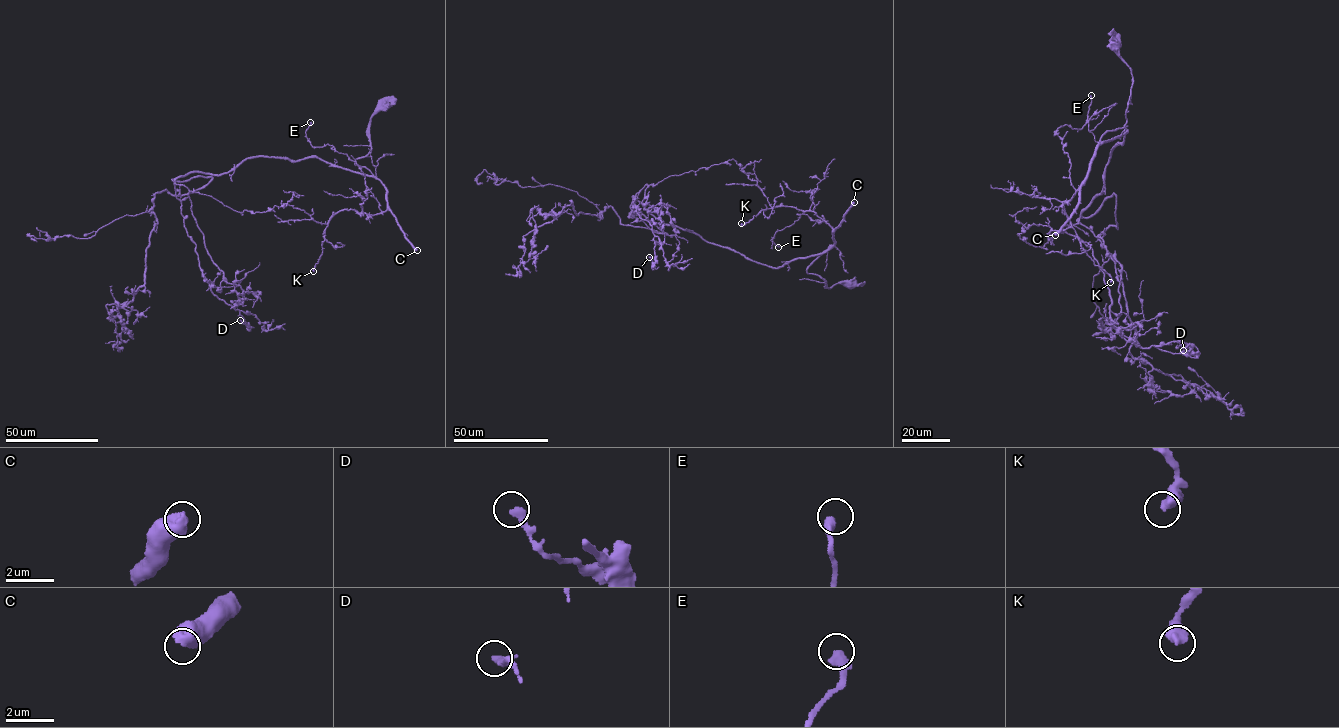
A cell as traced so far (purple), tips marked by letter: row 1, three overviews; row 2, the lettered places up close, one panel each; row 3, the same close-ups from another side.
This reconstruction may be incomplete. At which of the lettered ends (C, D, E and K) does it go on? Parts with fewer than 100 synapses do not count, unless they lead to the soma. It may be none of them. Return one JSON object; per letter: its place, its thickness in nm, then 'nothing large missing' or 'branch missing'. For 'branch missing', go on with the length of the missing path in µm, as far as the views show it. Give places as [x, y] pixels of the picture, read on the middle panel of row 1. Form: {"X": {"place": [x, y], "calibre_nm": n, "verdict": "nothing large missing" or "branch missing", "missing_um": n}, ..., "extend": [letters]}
{"C": {"place": [854, 202], "calibre_nm": 650, "verdict": "branch missing", "missing_um": 300}, "D": {"place": [649, 257], "calibre_nm": 320, "verdict": "nothing large missing"}, "E": {"place": [778, 247], "calibre_nm": 420, "verdict": "nothing large missing"}, "K": {"place": [741, 223], "calibre_nm": 550, "verdict": "nothing large missing"}, "extend": ["C"]}

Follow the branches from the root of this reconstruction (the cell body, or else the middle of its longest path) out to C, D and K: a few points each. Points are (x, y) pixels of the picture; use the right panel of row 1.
C: (1115, 41), (1116, 53), (1129, 68), (1133, 80), (1126, 122), (1102, 136), (1078, 207), (1055, 235)
D: (1115, 41), (1133, 84), (1100, 140), (1127, 132), (1079, 221), (1114, 263), (1111, 325), (1183, 350)
K: (1115, 41), (1116, 53), (1133, 80), (1126, 122), (1102, 136), (1087, 179), (1063, 205), (1082, 248), (1110, 282)

